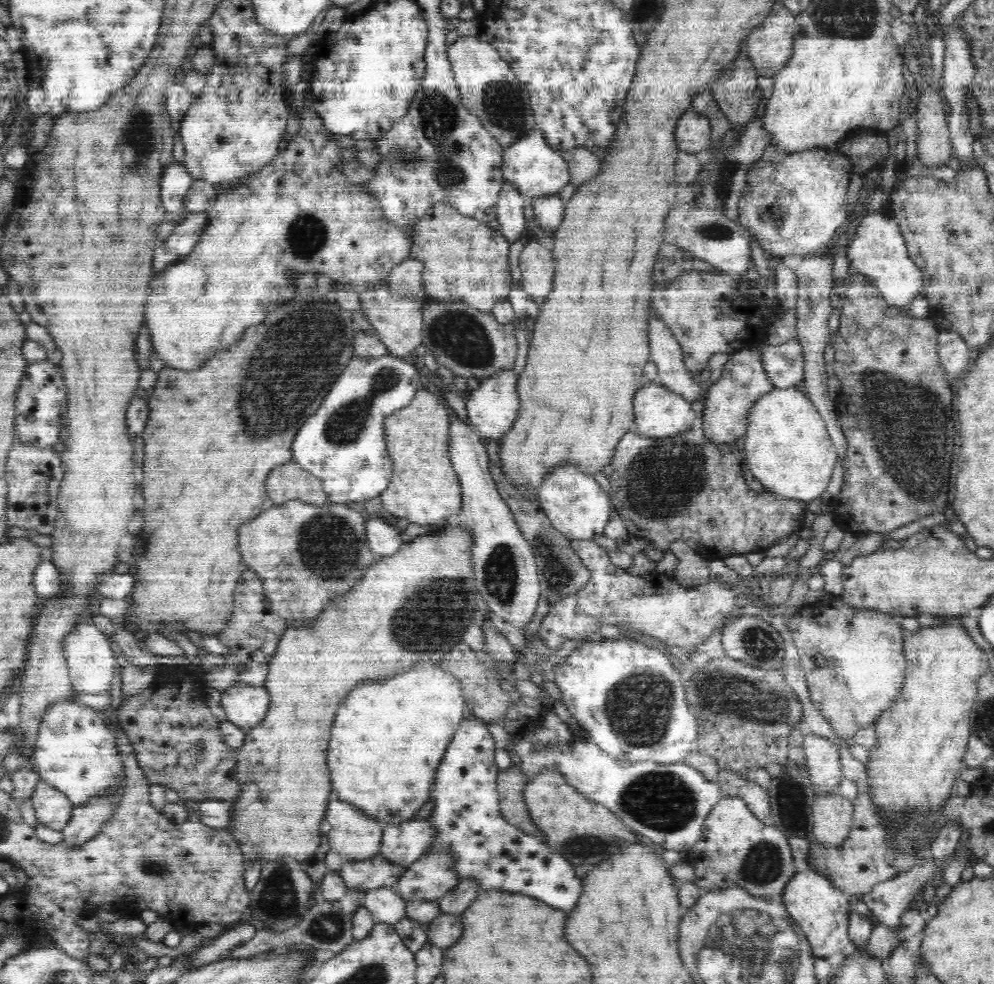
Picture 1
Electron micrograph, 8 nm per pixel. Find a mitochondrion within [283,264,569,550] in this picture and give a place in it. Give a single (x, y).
(460, 336)

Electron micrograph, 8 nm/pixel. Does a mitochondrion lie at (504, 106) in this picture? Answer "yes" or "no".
yes

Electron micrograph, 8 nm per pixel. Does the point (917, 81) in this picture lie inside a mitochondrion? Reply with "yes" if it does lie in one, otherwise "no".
no

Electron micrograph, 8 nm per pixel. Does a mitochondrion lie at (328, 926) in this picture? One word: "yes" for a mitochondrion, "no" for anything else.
yes

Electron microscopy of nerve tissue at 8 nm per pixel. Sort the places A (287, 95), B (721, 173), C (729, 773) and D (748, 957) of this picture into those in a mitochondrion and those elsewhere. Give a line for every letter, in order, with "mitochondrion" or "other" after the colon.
A: other
B: mitochondrion
C: other
D: mitochondrion

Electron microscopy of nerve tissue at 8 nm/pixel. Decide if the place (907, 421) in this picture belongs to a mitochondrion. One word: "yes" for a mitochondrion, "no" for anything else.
yes

